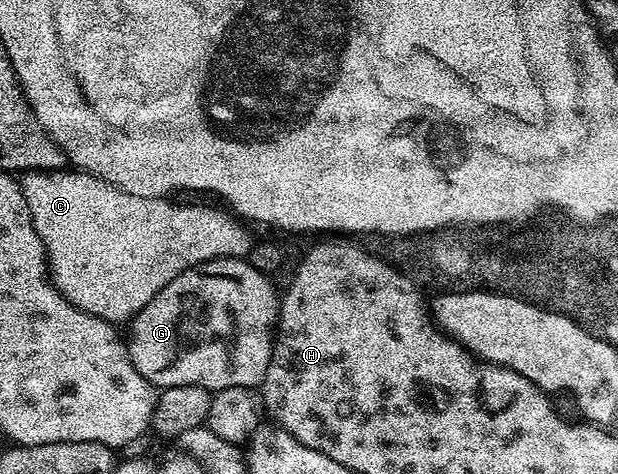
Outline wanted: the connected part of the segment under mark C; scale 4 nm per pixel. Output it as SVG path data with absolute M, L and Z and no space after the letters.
M64 168L62 170L28 170L26 173L22 175L21 185L23 188L23 195L25 196L25 204L29 208L29 216L33 220L33 224L37 228L37 236L41 236L41 240L43 241L43 246L47 250L47 265L49 267L49 277L52 282L54 282L55 287L59 291L63 293L63 295L69 299L77 308L81 308L85 312L89 312L93 316L97 316L98 318L103 318L106 322L112 324L120 324L119 322L126 323L128 320L135 317L138 314L141 308L145 308L145 304L149 304L149 300L153 300L153 296L157 296L157 292L161 292L161 288L165 288L165 284L169 284L174 278L177 276L181 276L181 272L185 272L189 268L193 268L194 266L199 266L203 262L212 262L215 258L241 258L246 259L251 252L251 248L253 245L253 238L251 238L251 234L246 230L244 223L240 221L238 217L232 216L226 209L223 210L214 210L211 206L182 206L179 202L171 202L175 200L168 200L167 198L146 198L145 196L133 196L129 192L125 192L124 190L118 190L116 186L113 184L109 184L105 180L101 180L98 178L96 174L89 174L85 170L81 170L78 168Z

